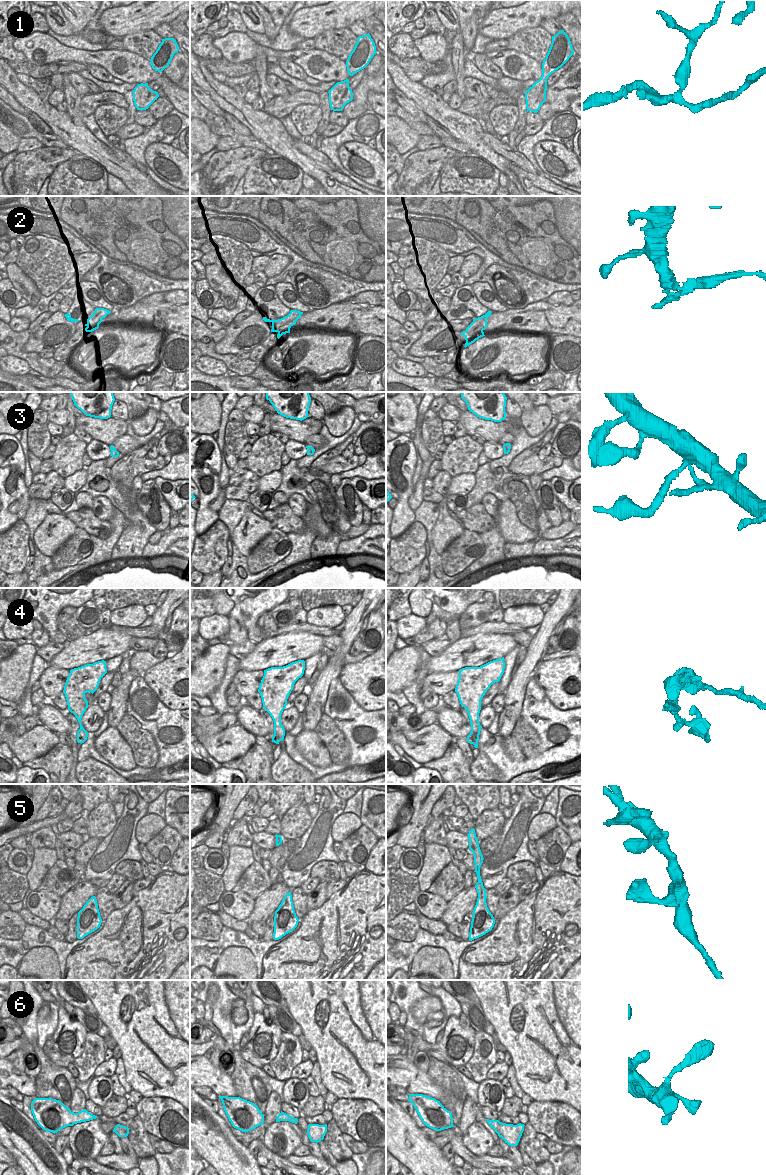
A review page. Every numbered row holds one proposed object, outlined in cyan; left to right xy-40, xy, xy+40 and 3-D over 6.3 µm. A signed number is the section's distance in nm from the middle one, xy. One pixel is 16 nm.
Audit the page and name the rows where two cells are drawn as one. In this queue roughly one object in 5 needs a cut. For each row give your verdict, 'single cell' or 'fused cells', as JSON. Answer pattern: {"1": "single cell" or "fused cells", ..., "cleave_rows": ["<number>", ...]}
{"1": "single cell", "2": "fused cells", "3": "fused cells", "4": "fused cells", "5": "fused cells", "6": "single cell", "cleave_rows": ["2", "3", "4", "5"]}

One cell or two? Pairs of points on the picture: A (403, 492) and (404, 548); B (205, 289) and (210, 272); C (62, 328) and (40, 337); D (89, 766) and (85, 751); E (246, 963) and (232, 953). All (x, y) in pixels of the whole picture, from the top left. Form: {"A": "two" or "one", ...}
{"A": "two", "B": "two", "C": "one", "D": "two", "E": "one"}

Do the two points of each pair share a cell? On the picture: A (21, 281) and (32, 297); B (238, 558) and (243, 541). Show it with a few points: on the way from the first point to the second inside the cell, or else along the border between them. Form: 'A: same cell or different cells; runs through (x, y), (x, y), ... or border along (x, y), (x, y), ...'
A: same cell; runs through (25, 285), (30, 293)
B: different cells; border along (232, 543), (246, 557)

